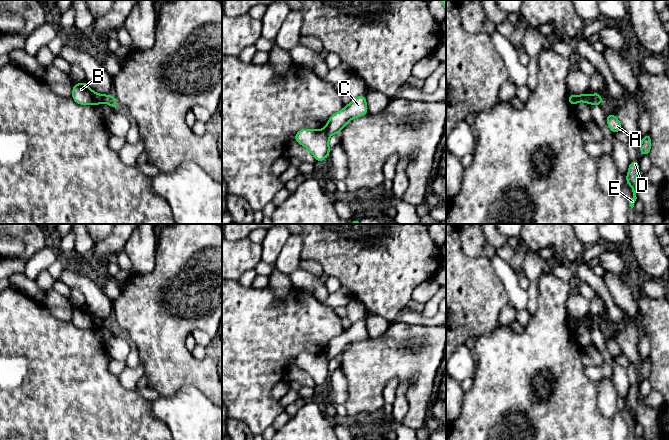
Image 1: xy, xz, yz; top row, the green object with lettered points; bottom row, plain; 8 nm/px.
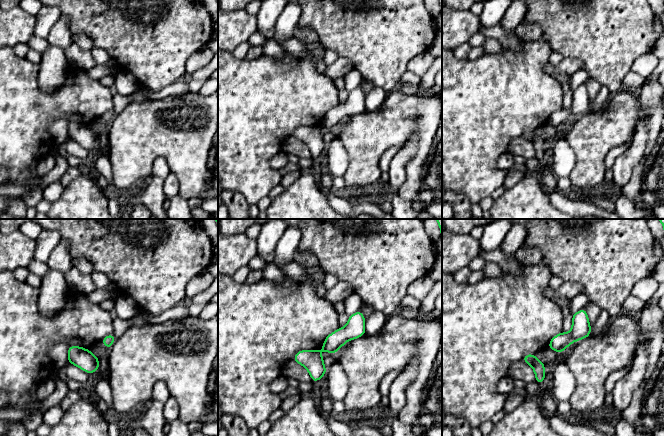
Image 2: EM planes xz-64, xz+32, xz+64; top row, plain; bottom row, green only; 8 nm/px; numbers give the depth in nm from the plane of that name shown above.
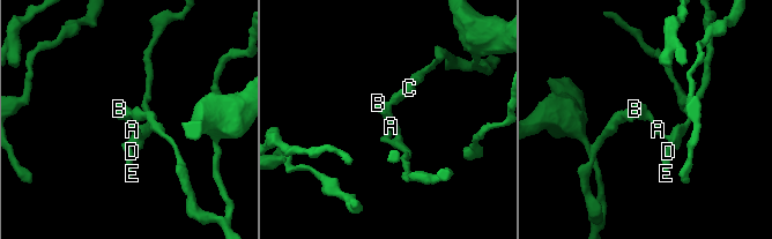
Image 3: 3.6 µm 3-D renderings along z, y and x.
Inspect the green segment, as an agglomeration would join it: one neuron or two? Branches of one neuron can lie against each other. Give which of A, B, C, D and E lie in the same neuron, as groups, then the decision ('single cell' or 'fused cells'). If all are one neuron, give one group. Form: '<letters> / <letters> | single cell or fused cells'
A B D E / C | fused cells

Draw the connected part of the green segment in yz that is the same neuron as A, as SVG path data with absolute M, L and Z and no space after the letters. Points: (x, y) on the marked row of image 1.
M615 113L607 115L606 121L607 121L609 129L611 130L613 134L623 130L623 127L620 121L615 116Z

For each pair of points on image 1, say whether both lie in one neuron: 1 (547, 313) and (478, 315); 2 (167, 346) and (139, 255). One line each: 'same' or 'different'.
1: different
2: different

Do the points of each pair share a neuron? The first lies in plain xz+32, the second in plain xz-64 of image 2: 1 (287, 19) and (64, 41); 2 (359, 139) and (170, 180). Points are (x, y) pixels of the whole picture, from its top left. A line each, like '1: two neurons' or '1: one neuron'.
1: one neuron
2: two neurons

